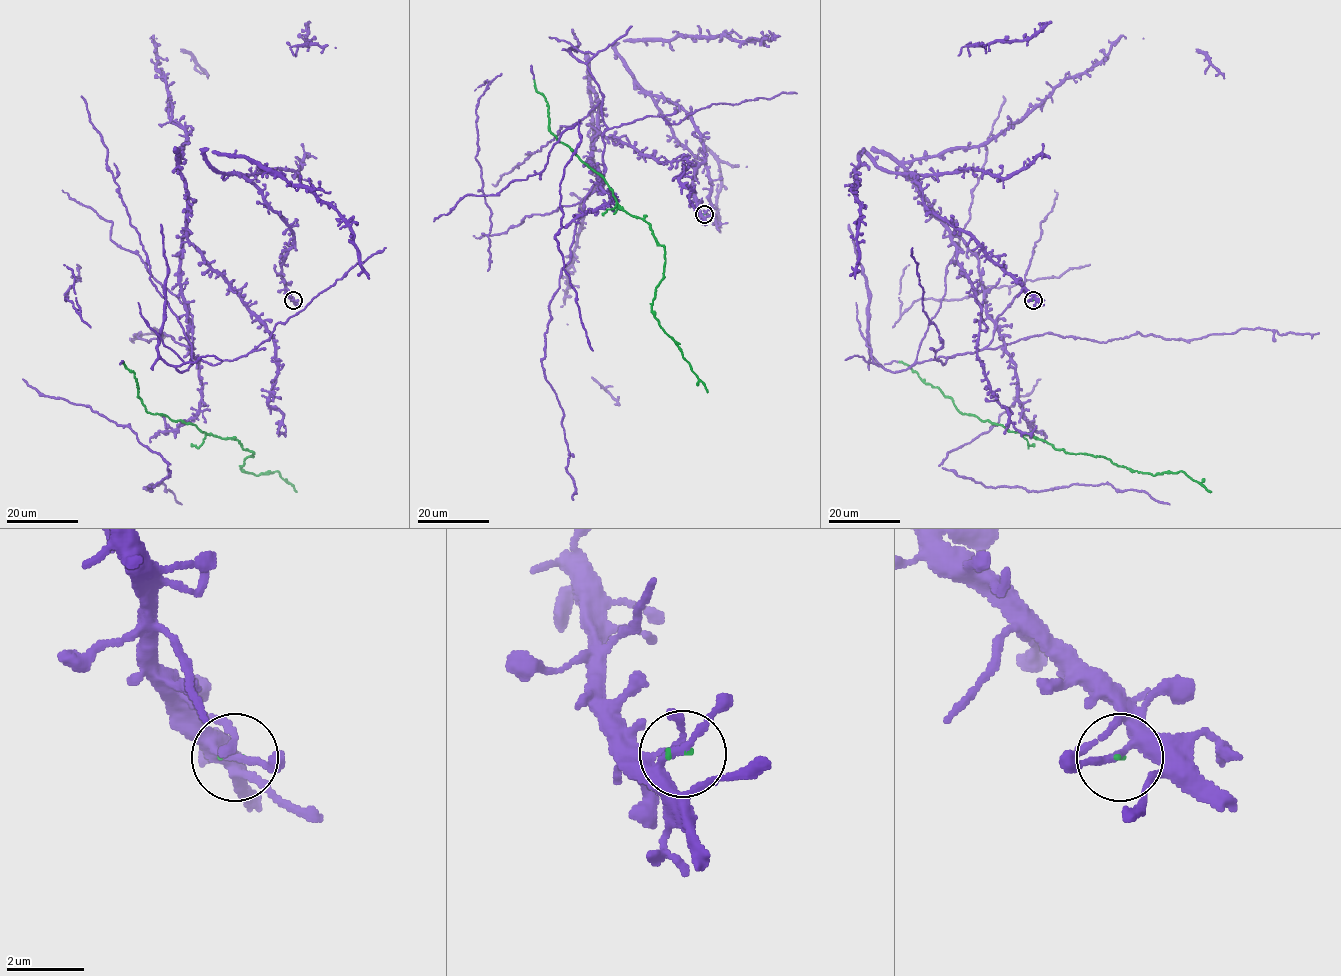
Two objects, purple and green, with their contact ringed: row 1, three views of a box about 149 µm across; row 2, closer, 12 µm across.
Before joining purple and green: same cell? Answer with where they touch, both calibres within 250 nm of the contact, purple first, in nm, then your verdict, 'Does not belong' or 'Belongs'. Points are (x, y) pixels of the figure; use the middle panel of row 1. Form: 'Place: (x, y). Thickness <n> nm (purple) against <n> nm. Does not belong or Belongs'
Place: (704, 214). Thickness 180 nm (purple) against 70 nm. Belongs

